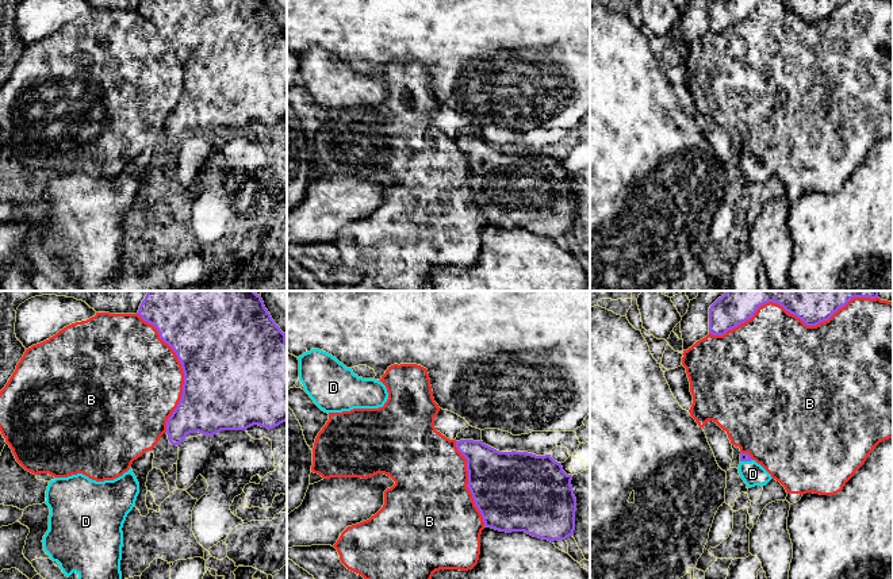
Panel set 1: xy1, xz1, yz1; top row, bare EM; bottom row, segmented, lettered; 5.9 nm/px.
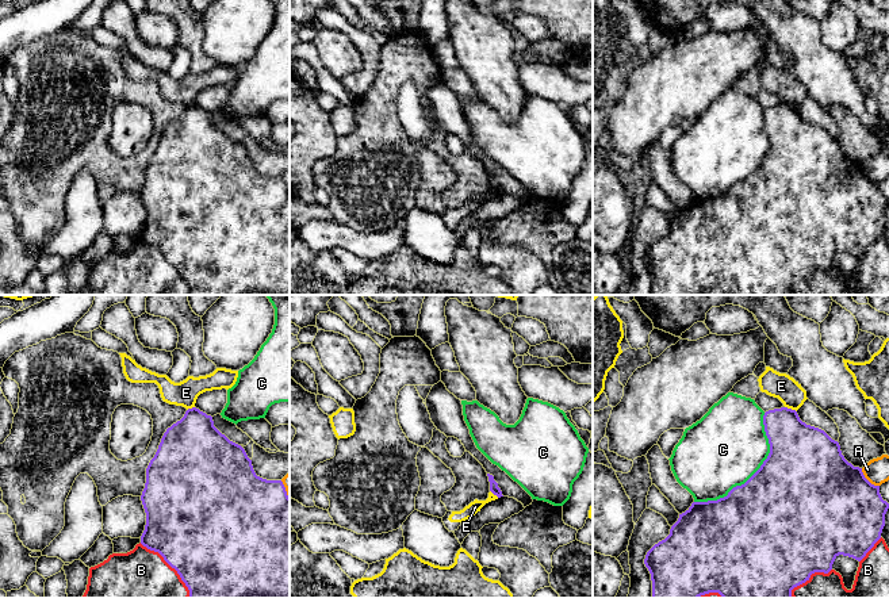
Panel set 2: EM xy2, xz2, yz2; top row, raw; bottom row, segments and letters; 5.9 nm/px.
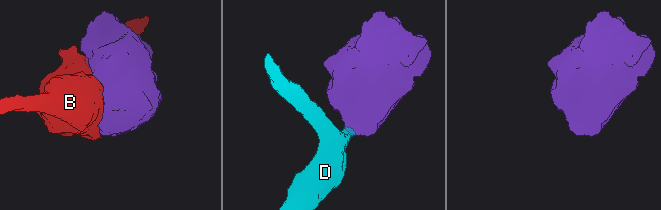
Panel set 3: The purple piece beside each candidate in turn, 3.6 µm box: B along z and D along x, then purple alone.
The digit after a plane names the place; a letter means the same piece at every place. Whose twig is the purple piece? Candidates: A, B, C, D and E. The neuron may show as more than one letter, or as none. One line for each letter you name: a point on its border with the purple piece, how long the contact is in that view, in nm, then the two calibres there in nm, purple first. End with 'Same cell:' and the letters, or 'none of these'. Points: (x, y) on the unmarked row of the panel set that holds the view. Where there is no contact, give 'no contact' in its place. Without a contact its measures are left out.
D: contact yz1 (746, 157); length 70 nm; calibres 50 and 140 nm
Same cell: D

